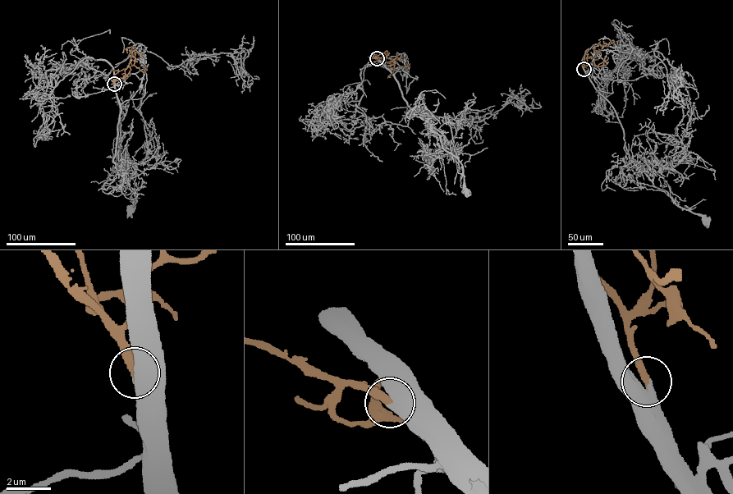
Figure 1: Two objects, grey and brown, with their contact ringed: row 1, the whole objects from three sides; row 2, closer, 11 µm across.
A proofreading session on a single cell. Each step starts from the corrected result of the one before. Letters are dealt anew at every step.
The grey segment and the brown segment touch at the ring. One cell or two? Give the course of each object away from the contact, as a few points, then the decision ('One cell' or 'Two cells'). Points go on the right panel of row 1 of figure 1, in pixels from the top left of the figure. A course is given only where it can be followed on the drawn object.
Course of grey: (584, 69), (595, 89), (615, 112), (631, 162), (675, 203), (705, 221). Course of brown: (584, 69), (583, 58), (596, 57), (595, 54), (611, 40), (614, 41), (614, 46). One cell

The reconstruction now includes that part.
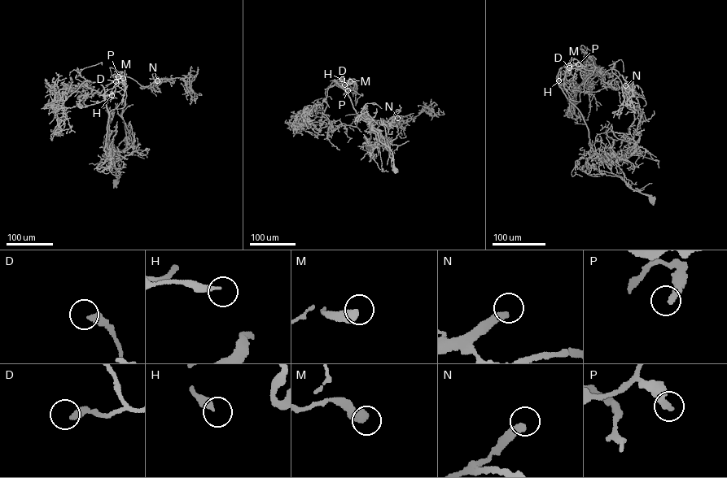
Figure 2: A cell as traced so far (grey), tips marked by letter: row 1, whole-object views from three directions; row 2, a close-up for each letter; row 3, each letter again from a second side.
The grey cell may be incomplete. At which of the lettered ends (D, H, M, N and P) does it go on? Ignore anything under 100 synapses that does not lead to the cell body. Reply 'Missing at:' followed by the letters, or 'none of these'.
Missing at: N

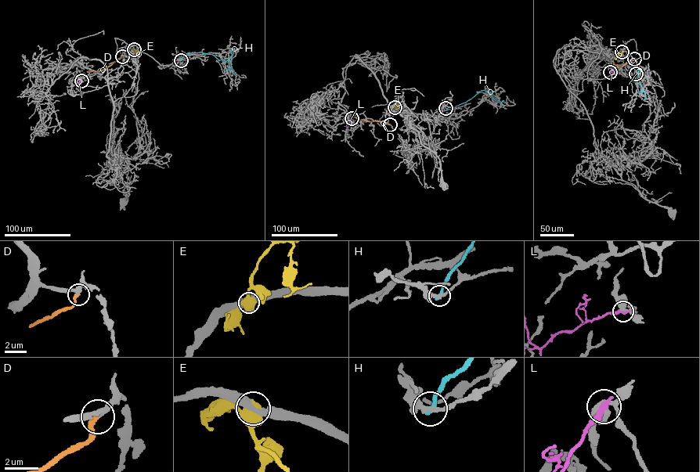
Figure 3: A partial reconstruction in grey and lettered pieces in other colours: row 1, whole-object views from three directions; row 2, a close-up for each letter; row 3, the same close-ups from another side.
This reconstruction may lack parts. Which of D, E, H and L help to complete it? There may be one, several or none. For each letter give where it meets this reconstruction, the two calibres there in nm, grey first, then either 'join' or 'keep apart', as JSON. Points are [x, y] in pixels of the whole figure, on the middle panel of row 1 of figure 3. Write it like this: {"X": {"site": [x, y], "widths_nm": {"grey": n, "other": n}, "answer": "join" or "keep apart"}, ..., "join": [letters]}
{"D": {"site": [390, 124], "widths_nm": {"grey": 260, "other": 280}, "answer": "keep apart"}, "E": {"site": [395, 107], "widths_nm": {"grey": 480, "other": 650}, "answer": "keep apart"}, "H": {"site": [445, 108], "widths_nm": {"grey": 280, "other": 320}, "answer": "keep apart"}, "L": {"site": [351, 118], "widths_nm": {"grey": 360, "other": 400}, "answer": "keep apart"}, "join": []}

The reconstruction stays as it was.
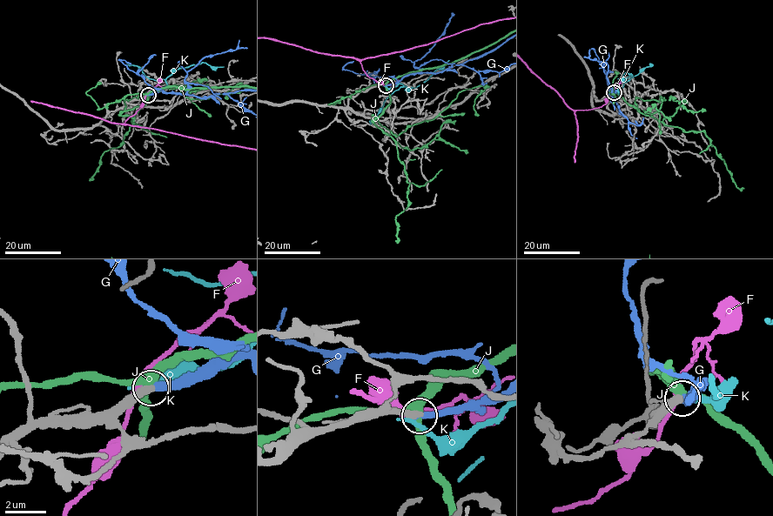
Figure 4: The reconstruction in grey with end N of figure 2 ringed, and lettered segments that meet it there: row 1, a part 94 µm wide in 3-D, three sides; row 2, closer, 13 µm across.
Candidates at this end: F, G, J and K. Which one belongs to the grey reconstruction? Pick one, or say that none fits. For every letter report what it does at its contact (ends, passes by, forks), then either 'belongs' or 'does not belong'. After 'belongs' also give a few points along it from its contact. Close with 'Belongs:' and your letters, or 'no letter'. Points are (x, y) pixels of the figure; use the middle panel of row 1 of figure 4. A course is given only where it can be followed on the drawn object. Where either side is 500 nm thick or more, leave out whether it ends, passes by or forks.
F: does not belong
G: it ends; belongs
J: it forks; does not belong
K: it ends; does not belong
Belongs: G

